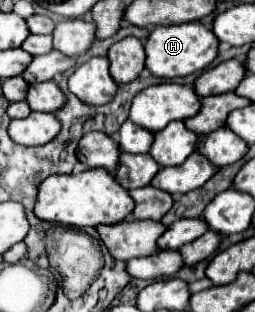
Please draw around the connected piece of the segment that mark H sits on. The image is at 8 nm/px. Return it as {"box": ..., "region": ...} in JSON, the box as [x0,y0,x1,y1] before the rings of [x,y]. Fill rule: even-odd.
{"box":[144,21,218,79],"region":[[[198,21],[182,25],[158,25],[150,31],[144,49],[146,49],[146,67],[150,69],[150,73],[160,79],[172,79],[206,69],[218,53],[218,39],[210,29],[206,29]]]}

